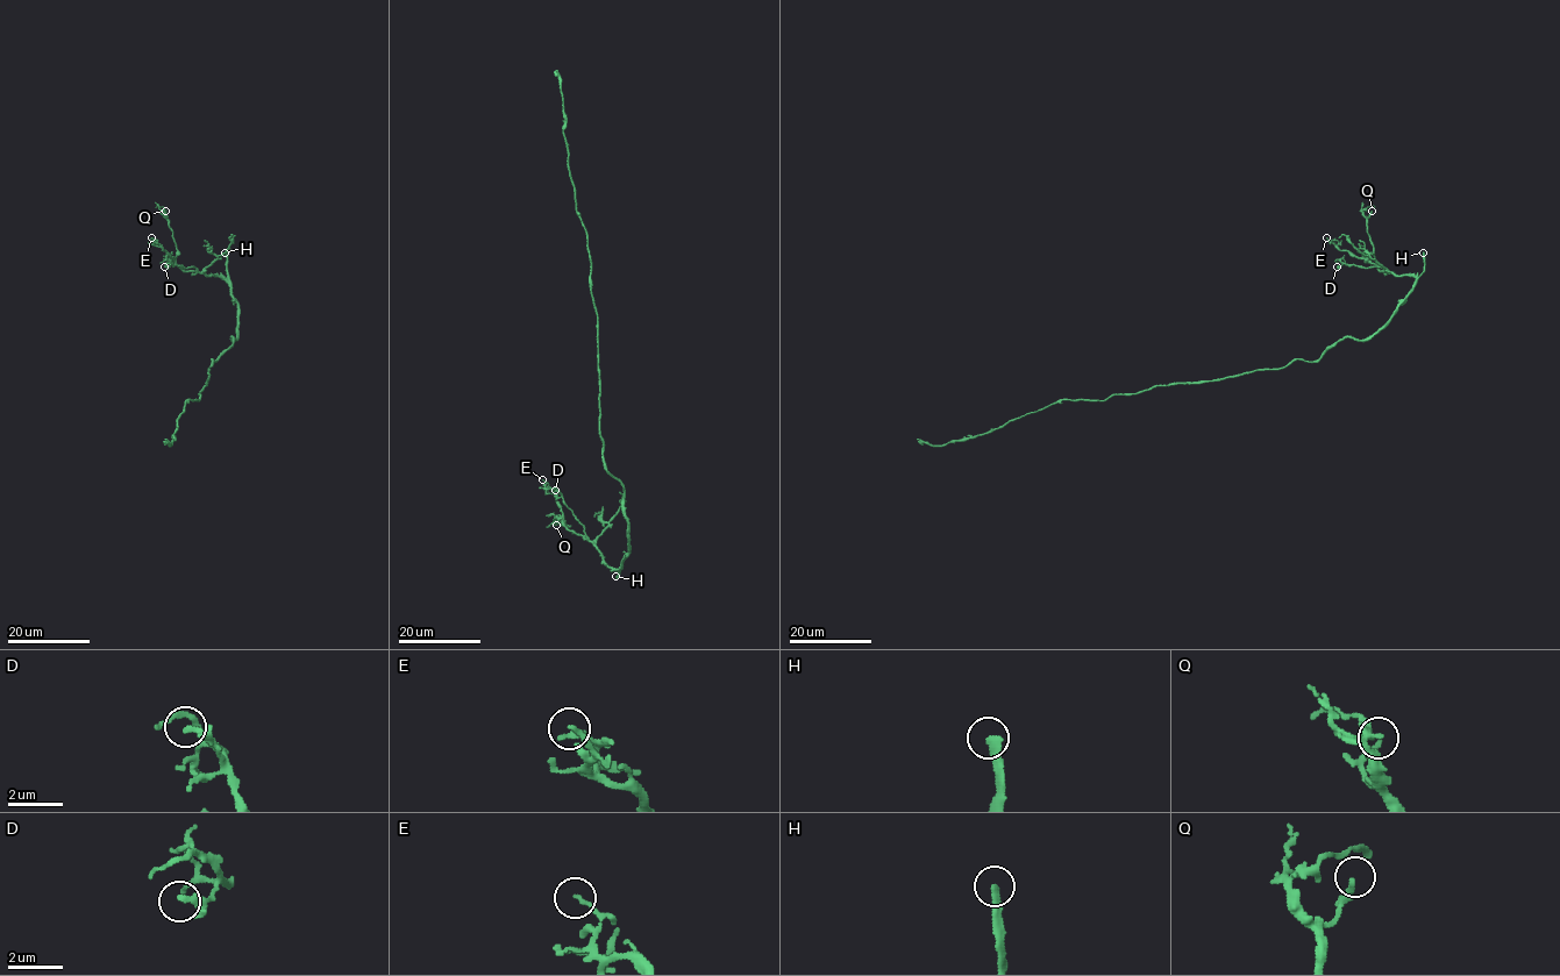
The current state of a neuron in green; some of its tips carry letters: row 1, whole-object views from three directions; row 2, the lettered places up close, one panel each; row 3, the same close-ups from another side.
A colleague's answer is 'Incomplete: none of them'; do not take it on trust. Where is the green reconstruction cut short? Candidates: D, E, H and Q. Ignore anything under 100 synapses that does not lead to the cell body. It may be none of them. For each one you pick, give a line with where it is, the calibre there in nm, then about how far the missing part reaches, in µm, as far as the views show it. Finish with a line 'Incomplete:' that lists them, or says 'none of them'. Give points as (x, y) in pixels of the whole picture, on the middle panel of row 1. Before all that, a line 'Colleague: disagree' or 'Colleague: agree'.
Colleague: disagree
H: place (615, 576); calibre 300 nm; missing 20 µm
Incomplete: H

